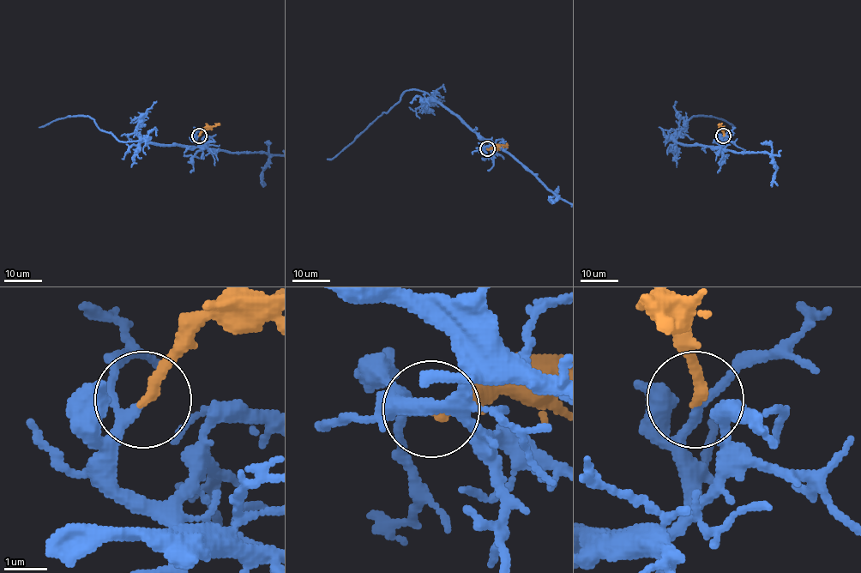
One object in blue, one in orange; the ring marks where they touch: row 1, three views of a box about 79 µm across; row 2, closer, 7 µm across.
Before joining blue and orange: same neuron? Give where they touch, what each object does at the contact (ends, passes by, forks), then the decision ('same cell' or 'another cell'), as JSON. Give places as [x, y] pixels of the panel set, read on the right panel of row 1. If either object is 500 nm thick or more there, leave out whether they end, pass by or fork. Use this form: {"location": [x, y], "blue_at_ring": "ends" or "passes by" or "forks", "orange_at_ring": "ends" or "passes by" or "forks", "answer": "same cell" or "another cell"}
{"location": [723, 135], "blue_at_ring": "passes by", "orange_at_ring": "ends", "answer": "same cell"}

